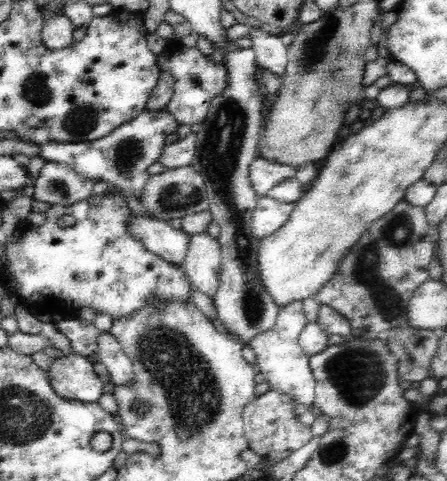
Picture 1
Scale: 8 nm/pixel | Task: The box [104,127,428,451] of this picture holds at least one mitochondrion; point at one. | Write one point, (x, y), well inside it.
(194, 397)

